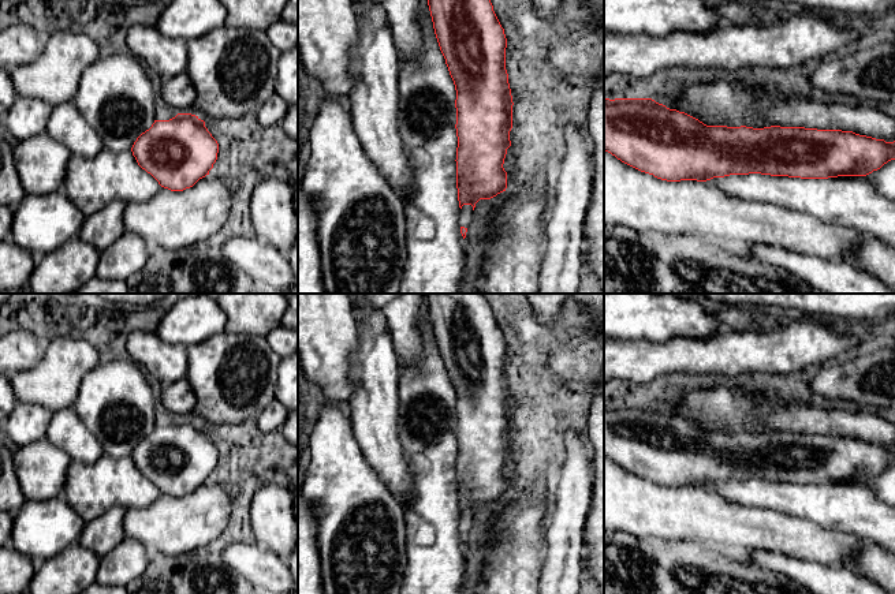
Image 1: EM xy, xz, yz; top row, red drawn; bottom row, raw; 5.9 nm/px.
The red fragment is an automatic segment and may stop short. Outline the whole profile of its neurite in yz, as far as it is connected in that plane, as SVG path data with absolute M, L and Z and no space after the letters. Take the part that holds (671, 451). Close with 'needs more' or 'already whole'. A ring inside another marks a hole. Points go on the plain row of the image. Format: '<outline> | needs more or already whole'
M604 404L604 456L667 487L706 487L749 479L801 485L866 482L895 466L895 447L885 448L842 436L706 432L652 404Z | already whole

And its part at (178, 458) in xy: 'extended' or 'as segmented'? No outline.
as segmented

